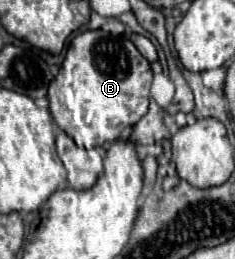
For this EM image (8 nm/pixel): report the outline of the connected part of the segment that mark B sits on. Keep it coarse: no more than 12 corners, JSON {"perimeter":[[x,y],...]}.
{"perimeter":[[85,30],[49,112],[87,150],[147,114],[151,64],[127,36]]}

